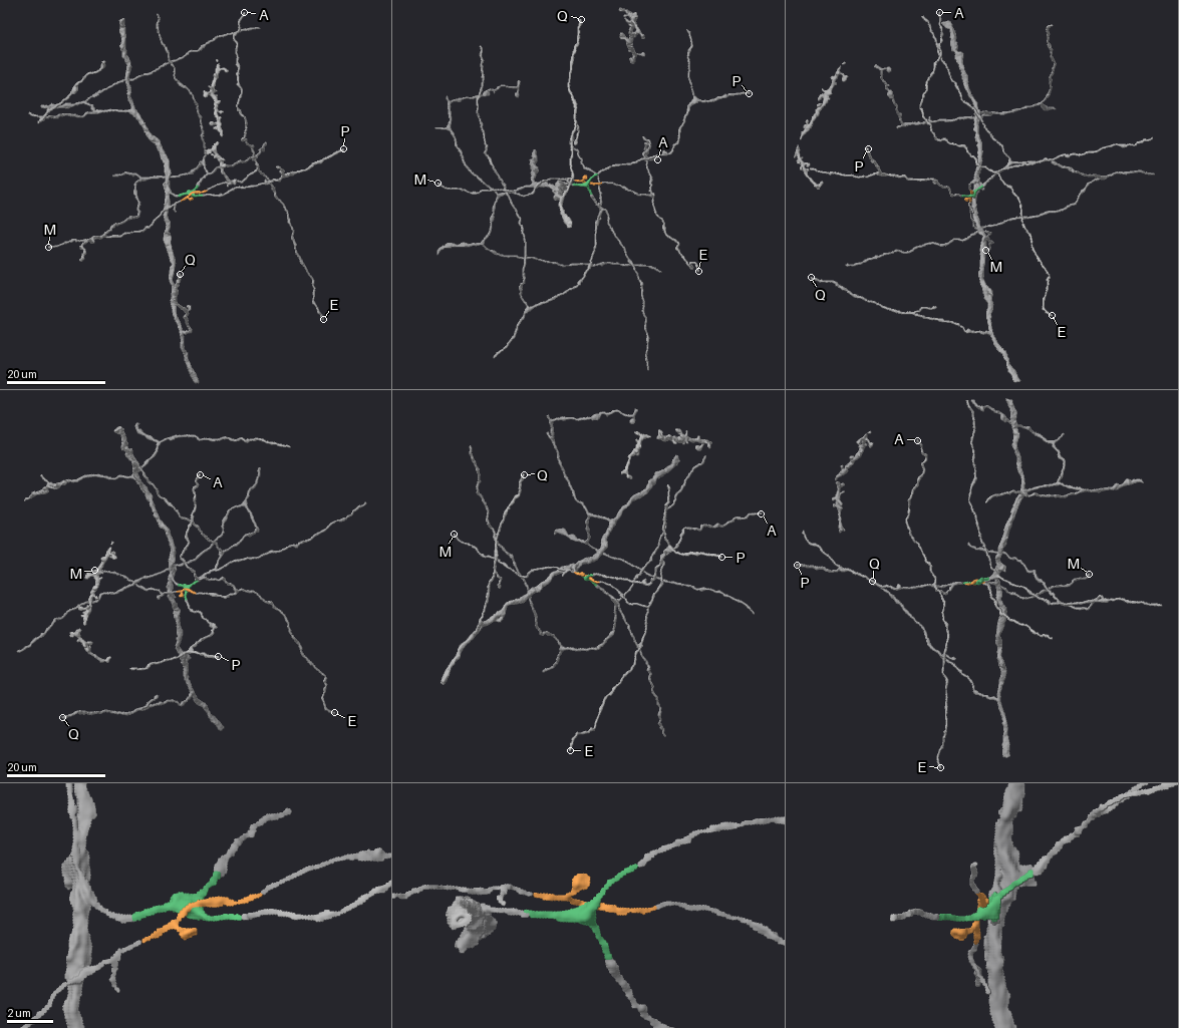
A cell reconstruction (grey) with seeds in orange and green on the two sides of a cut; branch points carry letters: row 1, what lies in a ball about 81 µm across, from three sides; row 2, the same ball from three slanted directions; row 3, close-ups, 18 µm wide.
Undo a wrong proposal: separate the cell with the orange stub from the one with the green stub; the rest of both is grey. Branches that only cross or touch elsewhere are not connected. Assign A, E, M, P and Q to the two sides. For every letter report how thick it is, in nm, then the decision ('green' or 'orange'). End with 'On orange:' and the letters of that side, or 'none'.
A: 200 nm | orange
E: 190 nm | orange
M: 240 nm | orange
P: 260 nm | green
Q: 280 nm | green
On orange: A, E, M

